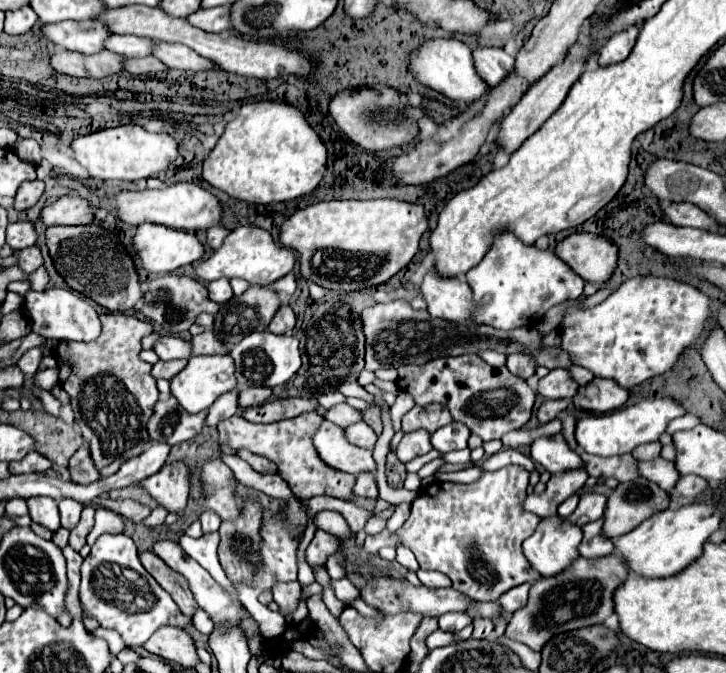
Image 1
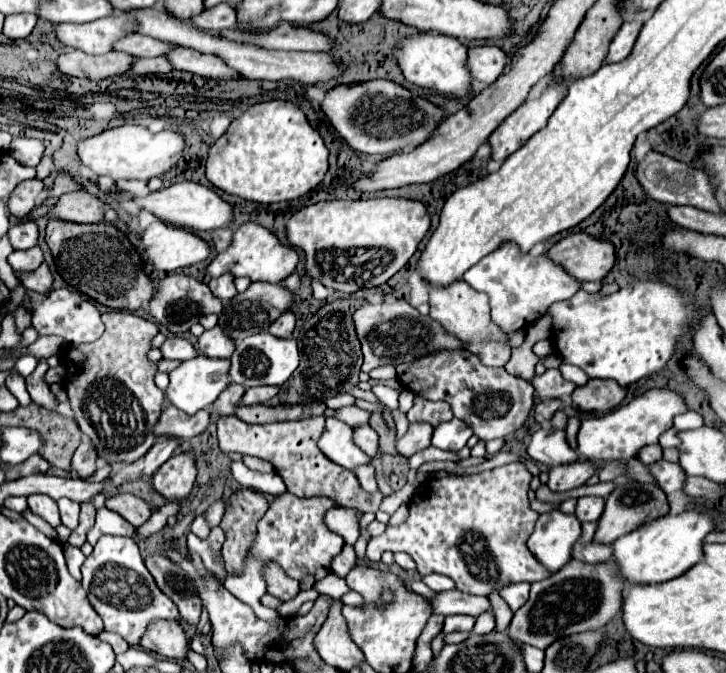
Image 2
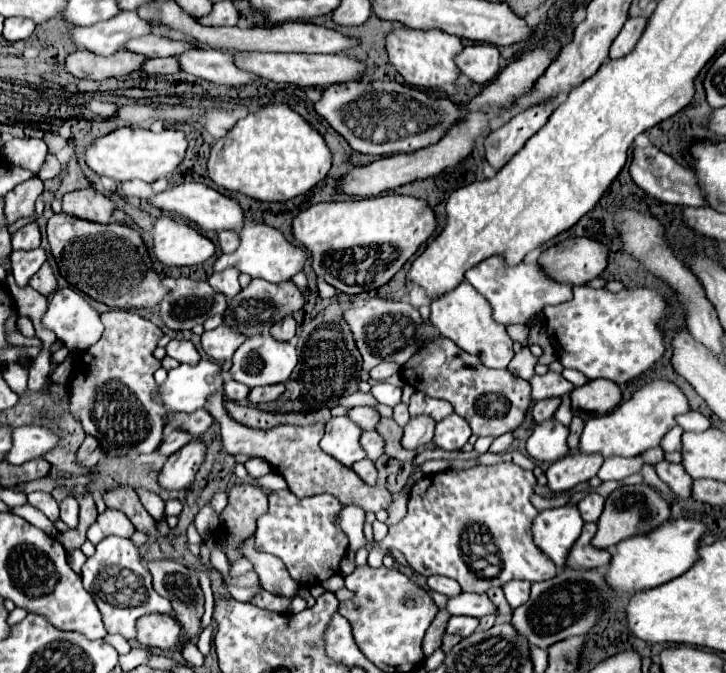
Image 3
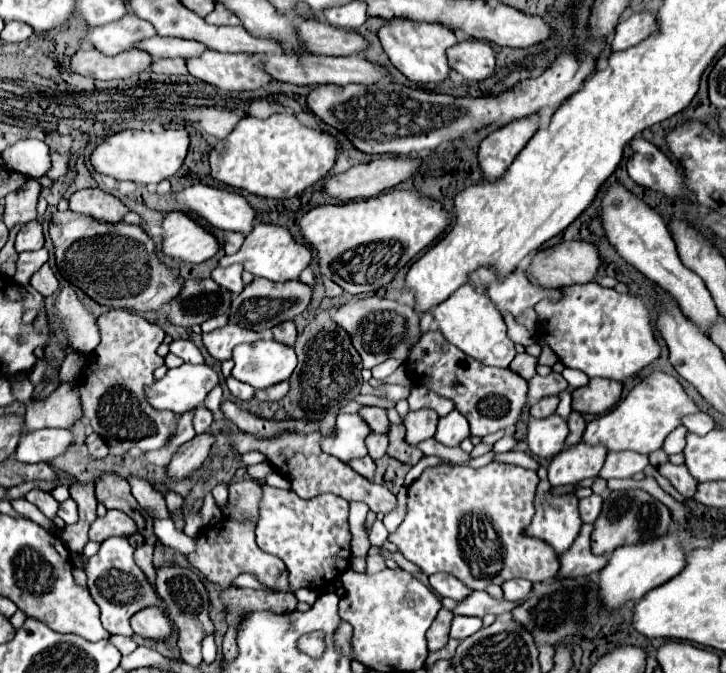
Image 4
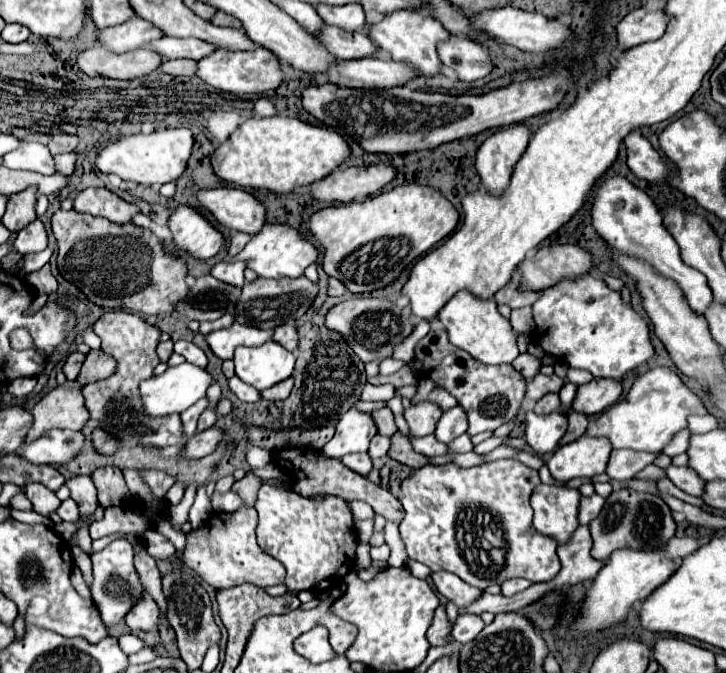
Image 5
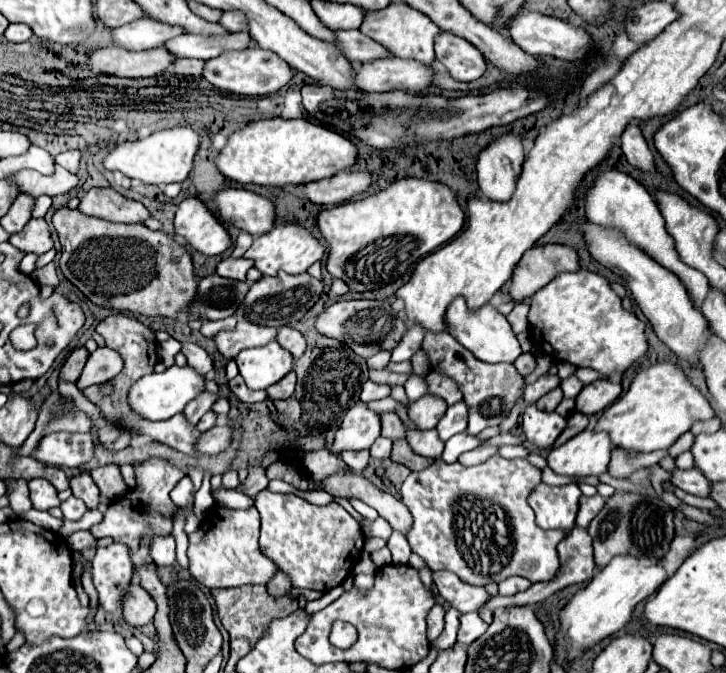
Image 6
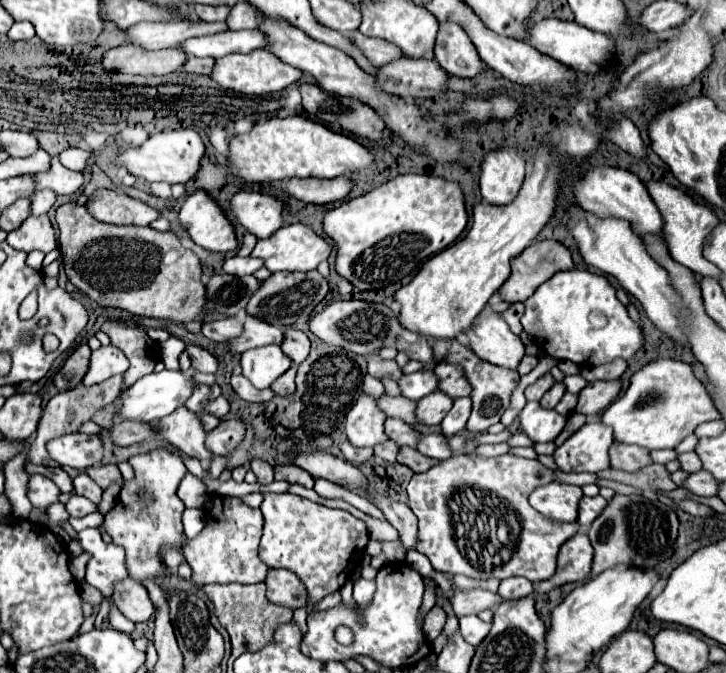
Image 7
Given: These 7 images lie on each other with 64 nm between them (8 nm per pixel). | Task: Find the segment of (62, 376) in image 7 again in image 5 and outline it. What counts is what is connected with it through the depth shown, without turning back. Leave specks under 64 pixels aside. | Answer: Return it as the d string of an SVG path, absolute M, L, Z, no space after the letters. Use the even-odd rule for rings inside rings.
M72 352L70 356L68 356L68 360L66 360L66 364L64 364L64 374L66 374L66 378L68 380L76 380L78 378L78 372L80 372L80 368L82 368L82 364L84 364L84 354L82 352Z

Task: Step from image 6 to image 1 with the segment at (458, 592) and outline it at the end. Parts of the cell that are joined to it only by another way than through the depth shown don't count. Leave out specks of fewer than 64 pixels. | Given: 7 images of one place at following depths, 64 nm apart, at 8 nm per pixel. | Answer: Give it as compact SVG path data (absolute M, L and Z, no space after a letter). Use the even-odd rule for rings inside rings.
M418 570L416 574L418 574L420 582L422 582L424 586L428 586L428 588L448 588L448 586L452 586L450 578L448 578L448 576L444 576L444 574L440 574L440 572L426 572L426 570Z

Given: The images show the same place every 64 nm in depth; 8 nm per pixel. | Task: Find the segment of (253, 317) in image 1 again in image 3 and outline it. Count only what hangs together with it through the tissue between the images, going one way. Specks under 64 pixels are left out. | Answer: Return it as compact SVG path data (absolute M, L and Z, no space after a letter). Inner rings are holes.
M254 278L240 294L230 298L228 308L224 312L224 324L240 334L246 334L246 336L264 334L272 328L272 324L298 312L302 306L304 306L304 290L298 288L294 282L272 284L272 282Z

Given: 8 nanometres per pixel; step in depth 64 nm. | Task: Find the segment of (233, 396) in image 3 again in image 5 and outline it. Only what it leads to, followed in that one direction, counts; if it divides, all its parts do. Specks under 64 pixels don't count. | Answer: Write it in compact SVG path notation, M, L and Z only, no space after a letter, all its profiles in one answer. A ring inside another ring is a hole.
M234 376L234 378L230 378L230 390L242 400L242 402L258 402L262 396L260 396L260 392L256 390L256 388L252 388L252 386L248 386L248 384L244 384L238 376Z

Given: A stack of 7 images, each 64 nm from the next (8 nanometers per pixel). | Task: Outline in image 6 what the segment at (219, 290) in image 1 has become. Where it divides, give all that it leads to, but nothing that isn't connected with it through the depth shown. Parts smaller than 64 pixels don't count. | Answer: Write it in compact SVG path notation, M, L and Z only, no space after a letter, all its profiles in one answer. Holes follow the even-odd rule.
M226 258L218 264L216 272L218 276L224 276L224 278L232 278L232 280L244 280L246 278L246 272L252 268L252 260L246 260L246 258Z

